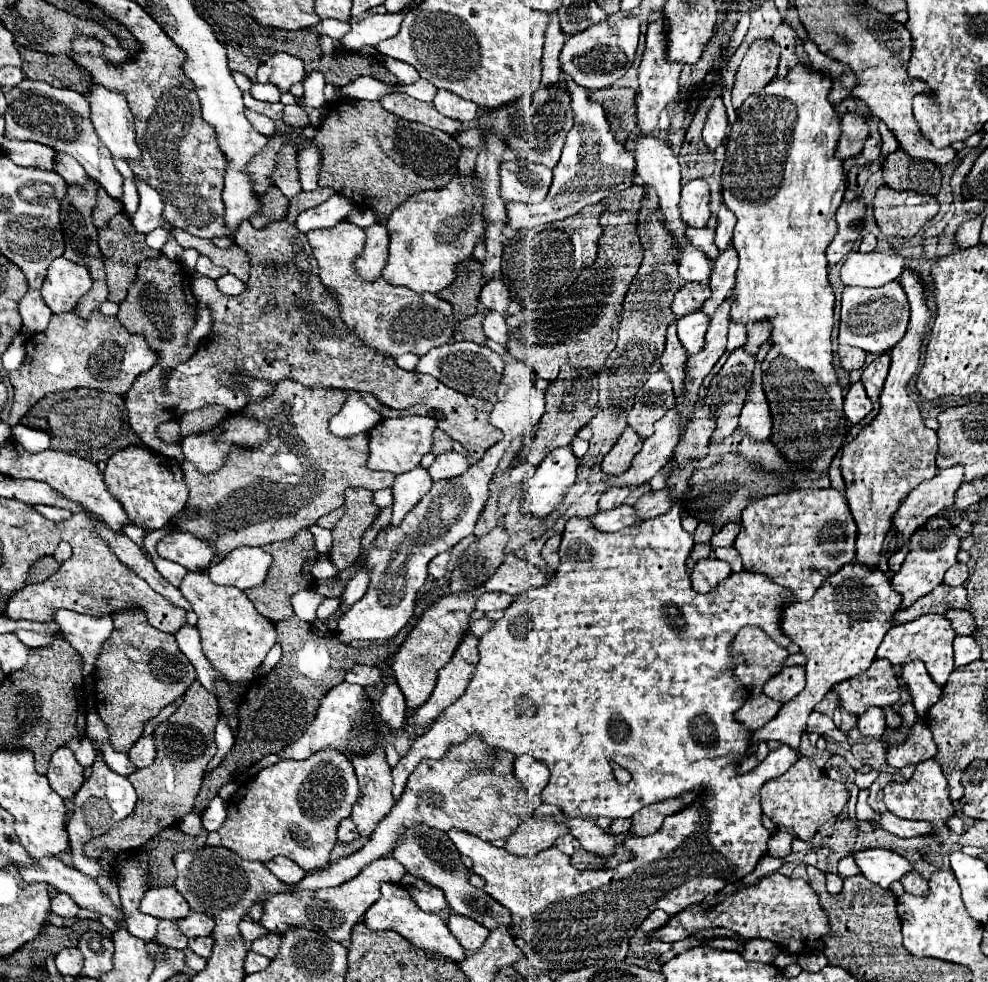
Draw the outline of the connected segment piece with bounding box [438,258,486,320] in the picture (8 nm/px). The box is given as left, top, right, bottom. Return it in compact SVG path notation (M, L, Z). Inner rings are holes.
M466 258L458 264L454 282L438 292L438 296L454 306L454 314L458 320L464 320L478 312L478 294L484 284L486 278L482 274L482 262Z

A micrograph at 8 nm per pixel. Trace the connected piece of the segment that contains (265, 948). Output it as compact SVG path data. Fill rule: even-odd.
M268 932L264 938L252 942L250 948L254 952L258 952L258 954L262 954L262 956L266 956L266 958L272 960L278 954L278 950L280 950L280 936L274 934L274 932Z

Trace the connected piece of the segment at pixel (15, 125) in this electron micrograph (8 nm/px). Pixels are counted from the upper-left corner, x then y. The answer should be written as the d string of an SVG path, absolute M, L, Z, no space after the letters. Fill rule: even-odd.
M24 78L14 88L4 86L2 92L8 100L8 108L4 114L4 118L6 118L4 136L6 138L34 140L34 142L54 148L56 152L70 154L84 166L84 170L88 172L88 176L92 180L96 180L112 198L120 200L124 178L116 170L116 166L112 162L112 154L100 142L100 138L92 126L90 104L88 104L86 96L82 96L70 88L54 88L46 82L28 80L28 78Z

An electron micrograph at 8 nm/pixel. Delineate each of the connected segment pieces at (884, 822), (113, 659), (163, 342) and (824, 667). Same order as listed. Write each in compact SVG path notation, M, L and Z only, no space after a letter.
M882 812L878 820L880 828L900 836L900 838L912 838L912 836L922 836L922 834L932 834L932 828L926 822L916 822L916 820L902 820L890 812Z
M142 608L120 610L112 614L114 632L102 644L96 660L96 700L98 714L110 728L110 744L116 752L128 752L142 736L146 720L186 694L196 680L196 670L178 650L172 634L160 632L148 624Z
M162 254L160 260L146 260L138 266L138 276L128 288L128 296L116 316L130 334L146 338L150 348L158 354L158 364L168 374L196 352L196 344L188 344L188 334L196 324L194 314L196 298L190 290L190 278L178 262L170 262Z
M846 564L840 572L832 574L832 578L814 592L812 600L786 604L782 608L780 628L806 656L806 688L786 702L776 718L754 732L752 746L760 740L778 740L798 750L808 714L832 686L868 670L884 634L892 628L892 614L898 606L900 594L892 590L886 574L880 570L876 570L876 574L868 574L868 570L856 564Z

